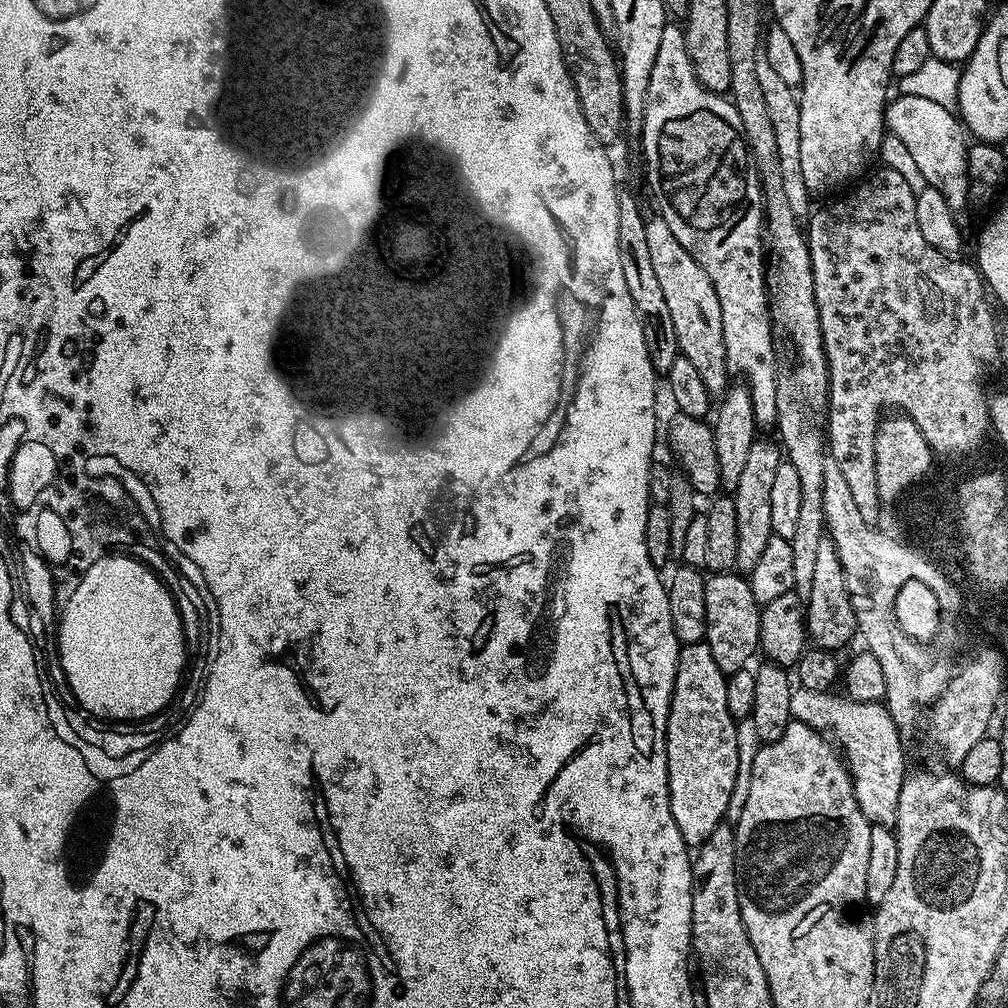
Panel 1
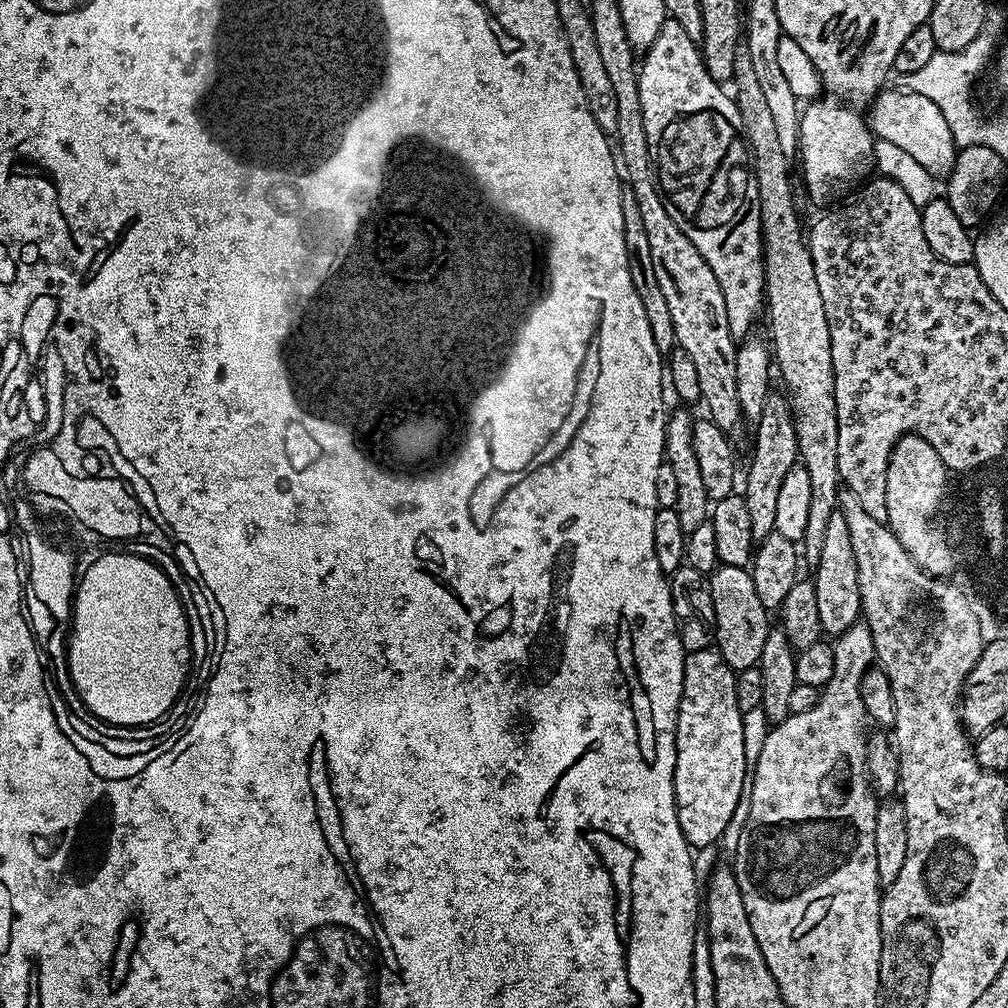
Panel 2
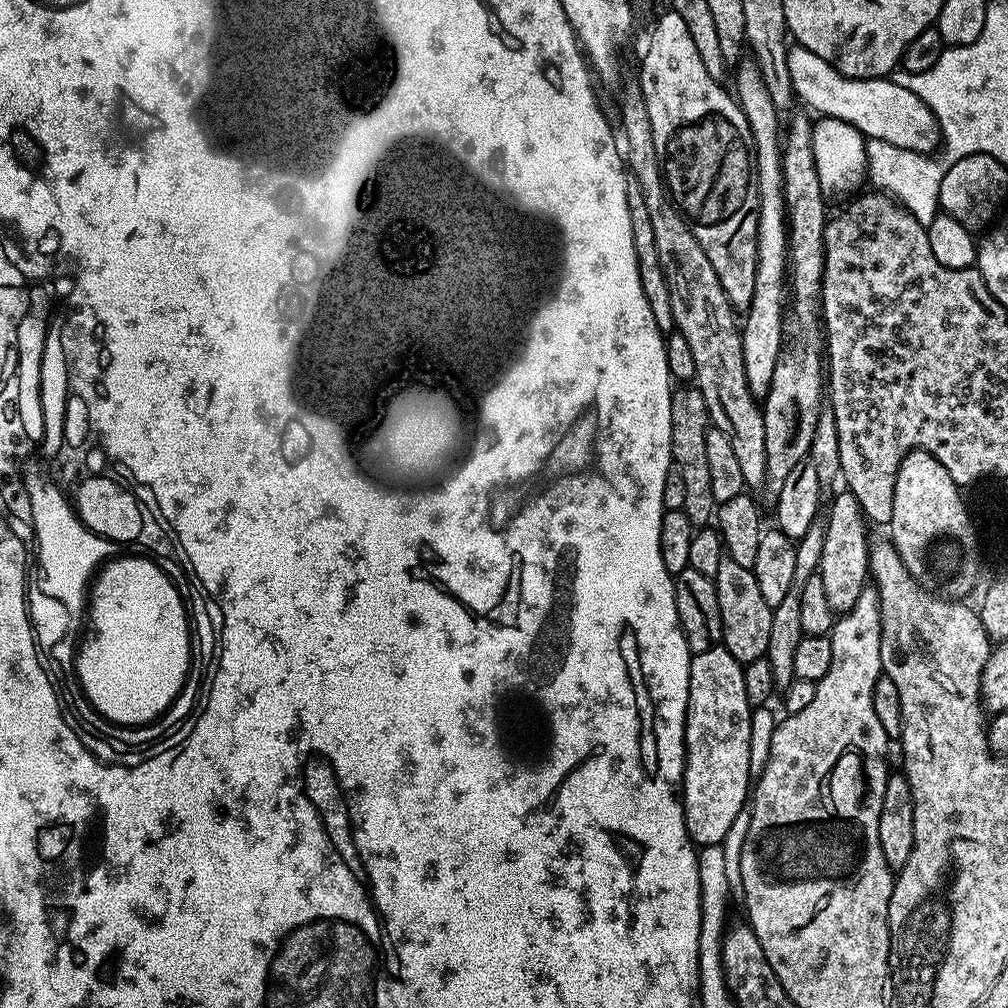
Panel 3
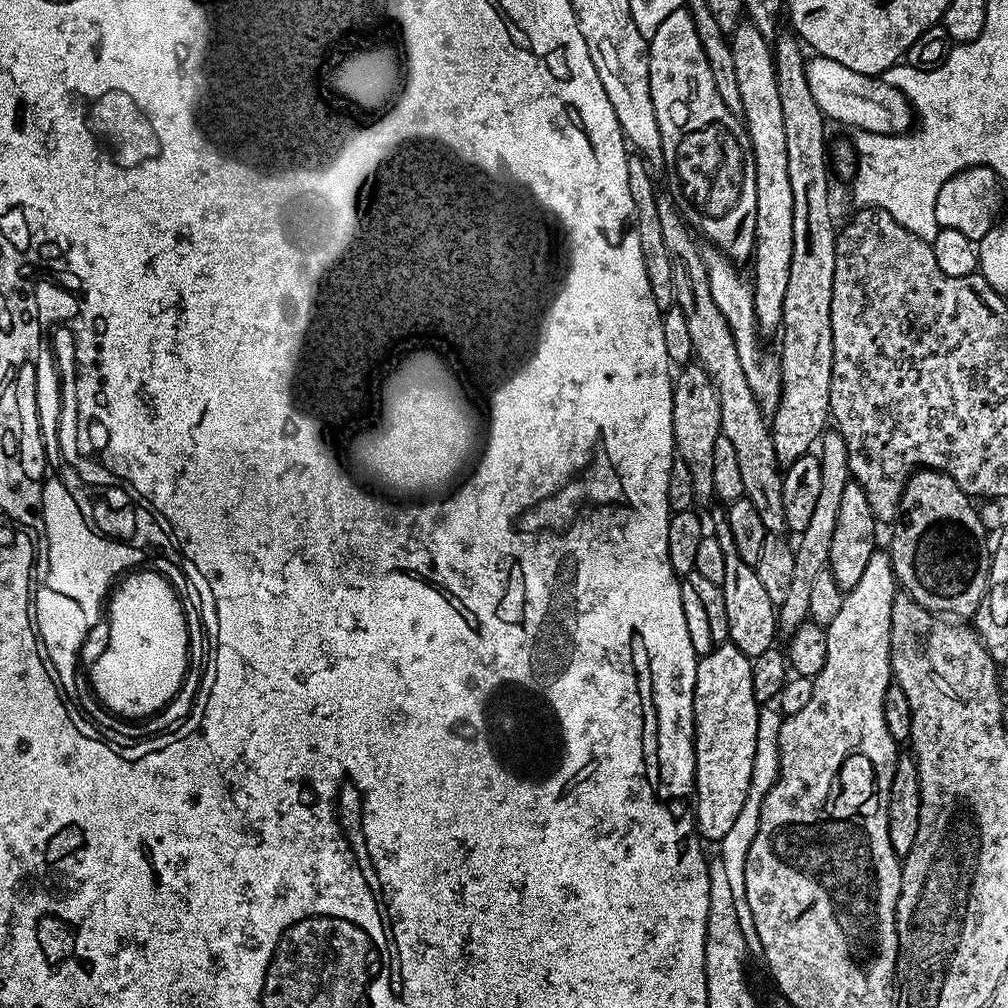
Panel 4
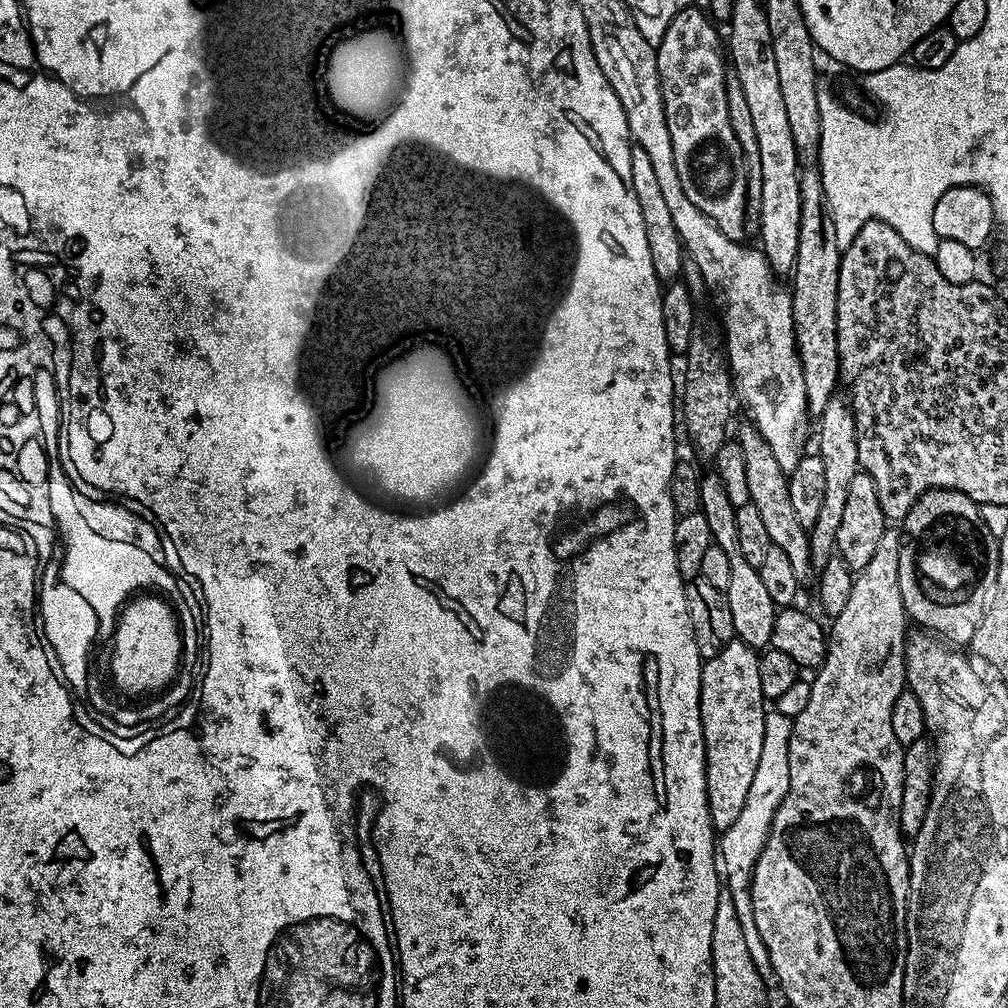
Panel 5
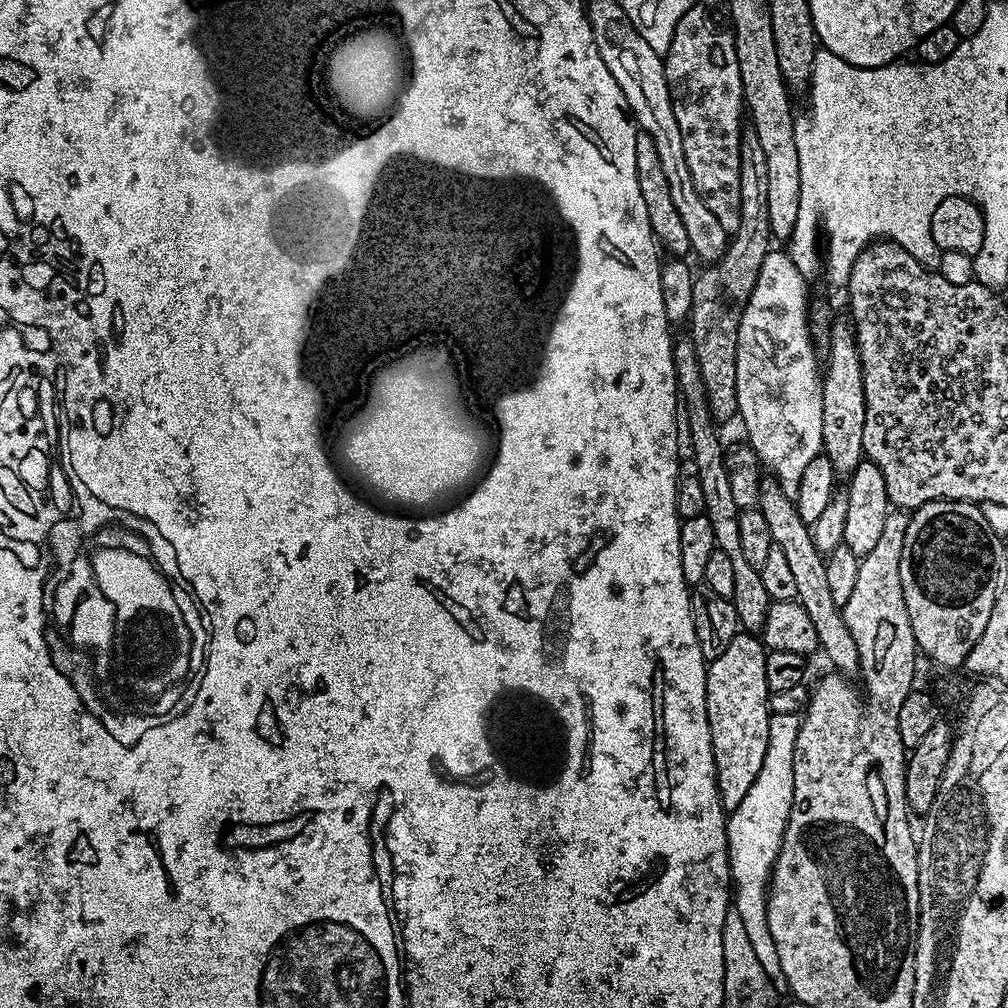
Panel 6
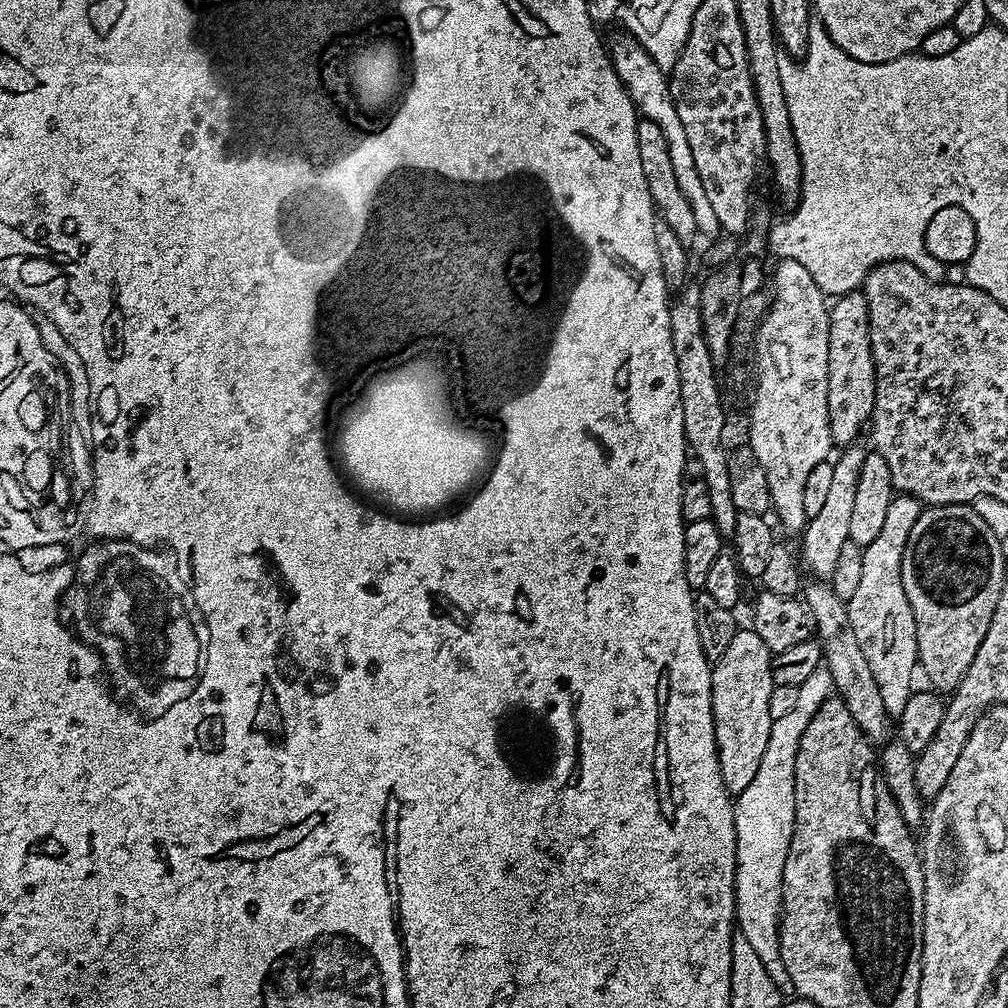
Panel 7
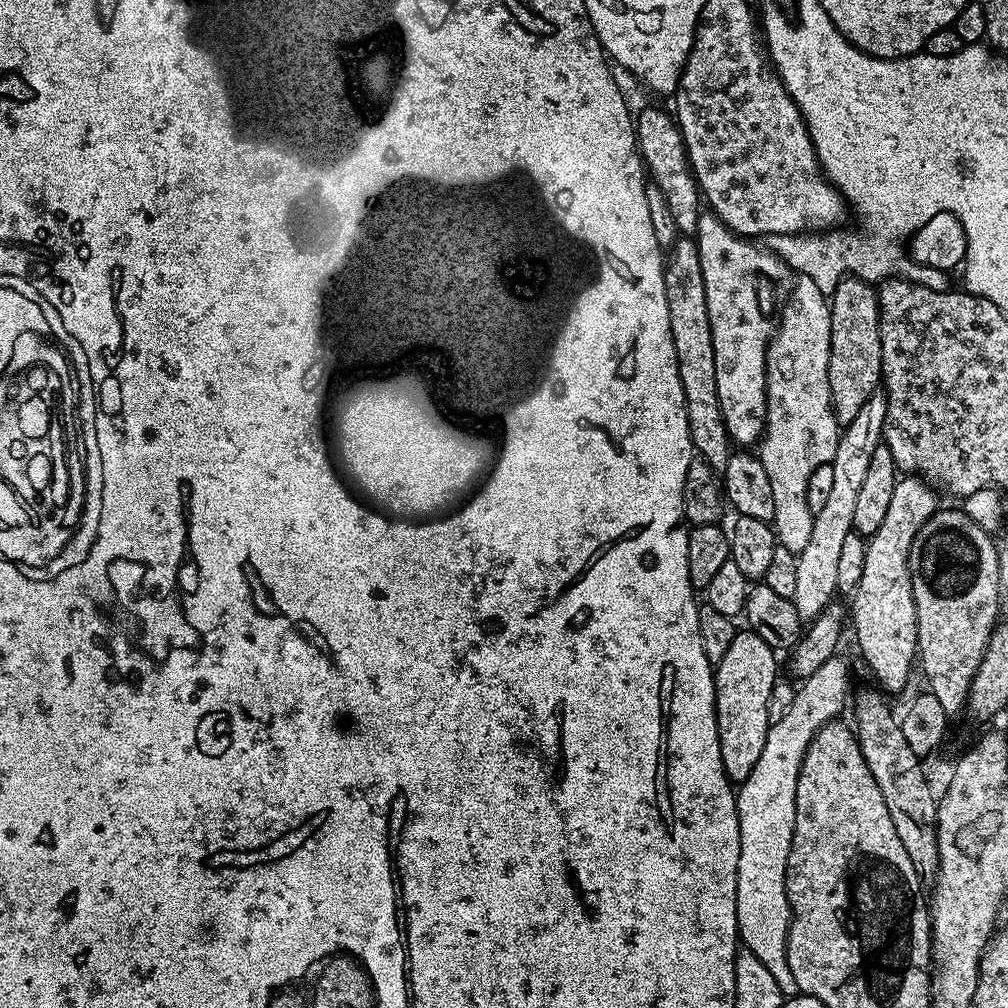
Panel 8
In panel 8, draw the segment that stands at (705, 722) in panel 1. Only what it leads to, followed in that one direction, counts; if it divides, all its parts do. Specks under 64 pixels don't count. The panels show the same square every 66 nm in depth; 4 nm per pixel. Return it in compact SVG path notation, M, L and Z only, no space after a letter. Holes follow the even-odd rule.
M740 630L734 642L730 642L730 650L726 650L722 662L715 665L716 721L722 766L733 782L750 778L750 770L754 770L758 763L762 746L766 746L769 726L766 706L770 702L770 690L774 690L778 679L776 656L777 653L766 642L762 642L758 634Z

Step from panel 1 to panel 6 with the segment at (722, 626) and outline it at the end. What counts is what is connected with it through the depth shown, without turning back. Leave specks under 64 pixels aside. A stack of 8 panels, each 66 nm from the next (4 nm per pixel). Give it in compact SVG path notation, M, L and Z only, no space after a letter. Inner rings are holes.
M677 339L672 345L672 357L674 358L674 374L676 386L682 397L682 412L688 415L688 428L686 424L686 436L692 439L692 452L690 459L698 466L698 482L702 486L702 502L704 503L704 515L710 518L710 527L714 529L714 538L719 551L725 552L734 562L734 594L731 602L740 619L741 629L753 634L759 633L766 622L769 599L766 594L766 586L762 586L760 570L750 566L746 558L742 558L742 541L738 539L738 518L741 509L734 502L730 494L730 477L726 475L726 462L724 454L725 445L720 445L716 437L717 425L714 423L712 411L708 406L706 388L702 382L702 370L698 370L698 354L694 354L694 346L691 339Z

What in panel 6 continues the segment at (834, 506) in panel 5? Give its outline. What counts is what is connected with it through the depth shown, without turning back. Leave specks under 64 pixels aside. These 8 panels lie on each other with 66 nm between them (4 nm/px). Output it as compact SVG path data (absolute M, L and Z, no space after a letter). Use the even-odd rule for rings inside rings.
M833 323L828 342L828 364L826 360L826 367L822 372L822 452L830 458L830 466L837 477L850 478L861 460L865 459L862 426L866 426L862 366L851 323Z

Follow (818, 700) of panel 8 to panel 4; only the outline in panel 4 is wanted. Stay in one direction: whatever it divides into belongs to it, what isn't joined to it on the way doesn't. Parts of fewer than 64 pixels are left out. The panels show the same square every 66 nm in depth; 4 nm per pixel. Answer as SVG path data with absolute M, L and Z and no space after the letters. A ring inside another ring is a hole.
M761 707L758 714L758 746L754 746L754 774L750 774L750 790L746 794L746 802L734 822L734 827L726 833L726 838L718 841L718 858L722 866L726 866L728 884L734 893L734 906L738 910L738 926L742 926L742 938L746 938L748 955L752 958L763 957L762 942L758 938L758 930L754 926L754 914L750 914L750 902L746 902L746 854L750 854L750 842L754 842L754 834L758 834L758 822L762 814L762 802L766 794L774 786L780 773L780 751L778 750L778 734L782 730L784 716L779 707Z

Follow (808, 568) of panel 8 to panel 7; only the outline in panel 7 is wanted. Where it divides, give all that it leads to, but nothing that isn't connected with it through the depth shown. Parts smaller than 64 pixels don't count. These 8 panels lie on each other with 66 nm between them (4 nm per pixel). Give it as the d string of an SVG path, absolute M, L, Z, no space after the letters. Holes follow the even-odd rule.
M853 442L847 445L841 452L844 453L842 453L840 457L837 455L832 464L834 475L832 476L832 484L829 487L828 497L825 499L820 513L808 517L808 525L805 526L802 533L802 539L804 539L804 556L802 552L802 564L807 571L809 568L809 570L816 575L813 577L816 578L830 578L834 574L834 570L838 566L838 553L842 551L842 545L849 539L850 513L854 507L855 494L858 491L858 474L860 473L860 467L862 466L862 462L866 455L866 448L863 448L863 446L860 445L860 442Z

